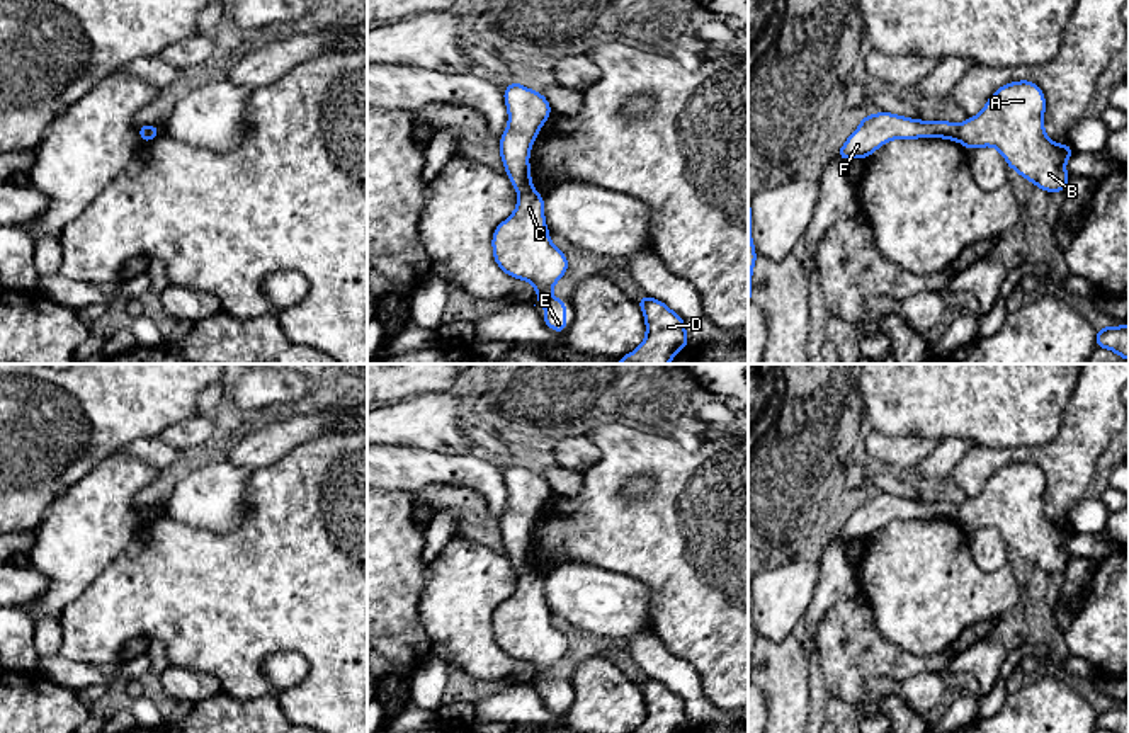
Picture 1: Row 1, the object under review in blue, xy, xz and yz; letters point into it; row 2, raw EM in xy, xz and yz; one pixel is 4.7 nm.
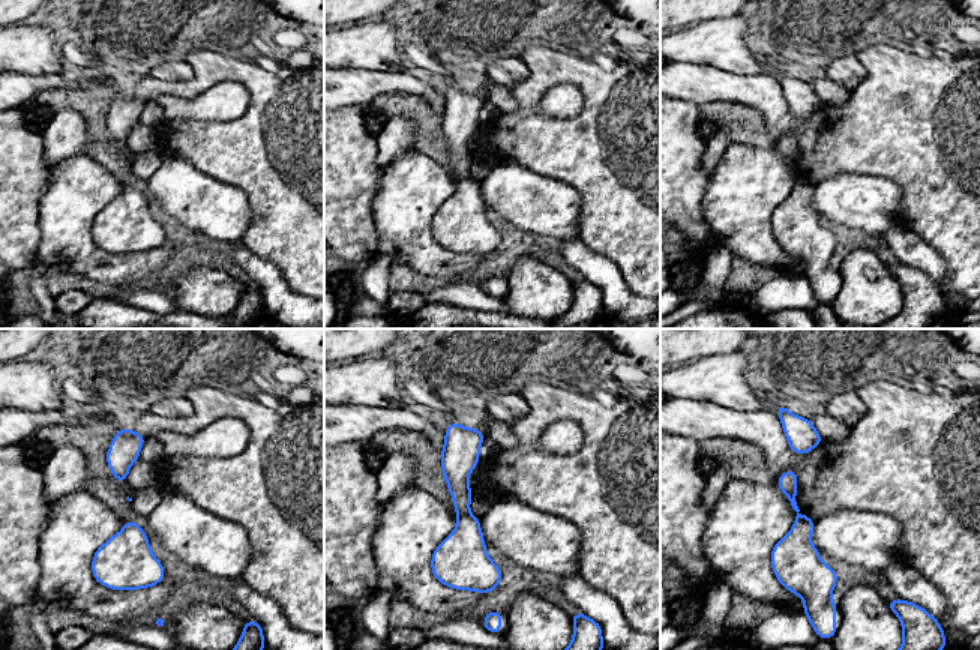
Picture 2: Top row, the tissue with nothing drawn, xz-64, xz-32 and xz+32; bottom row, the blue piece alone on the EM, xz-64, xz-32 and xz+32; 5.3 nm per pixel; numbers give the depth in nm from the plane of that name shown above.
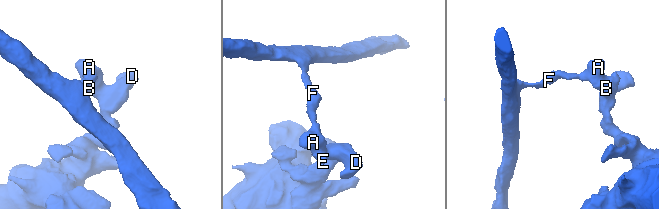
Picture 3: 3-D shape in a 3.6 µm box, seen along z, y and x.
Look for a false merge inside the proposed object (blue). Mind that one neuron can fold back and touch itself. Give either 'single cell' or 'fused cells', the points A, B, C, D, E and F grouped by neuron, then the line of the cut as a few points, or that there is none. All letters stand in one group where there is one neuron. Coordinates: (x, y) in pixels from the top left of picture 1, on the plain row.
fused cells; groups A B C D E / F; cut xz (533, 570), (521, 575)

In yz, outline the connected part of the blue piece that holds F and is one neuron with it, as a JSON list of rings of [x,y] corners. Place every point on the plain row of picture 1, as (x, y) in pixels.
[[[891,493],[862,497],[860,507],[837,532],[842,541],[867,539],[889,520],[945,519],[956,522],[959,505],[949,502],[918,502]]]

